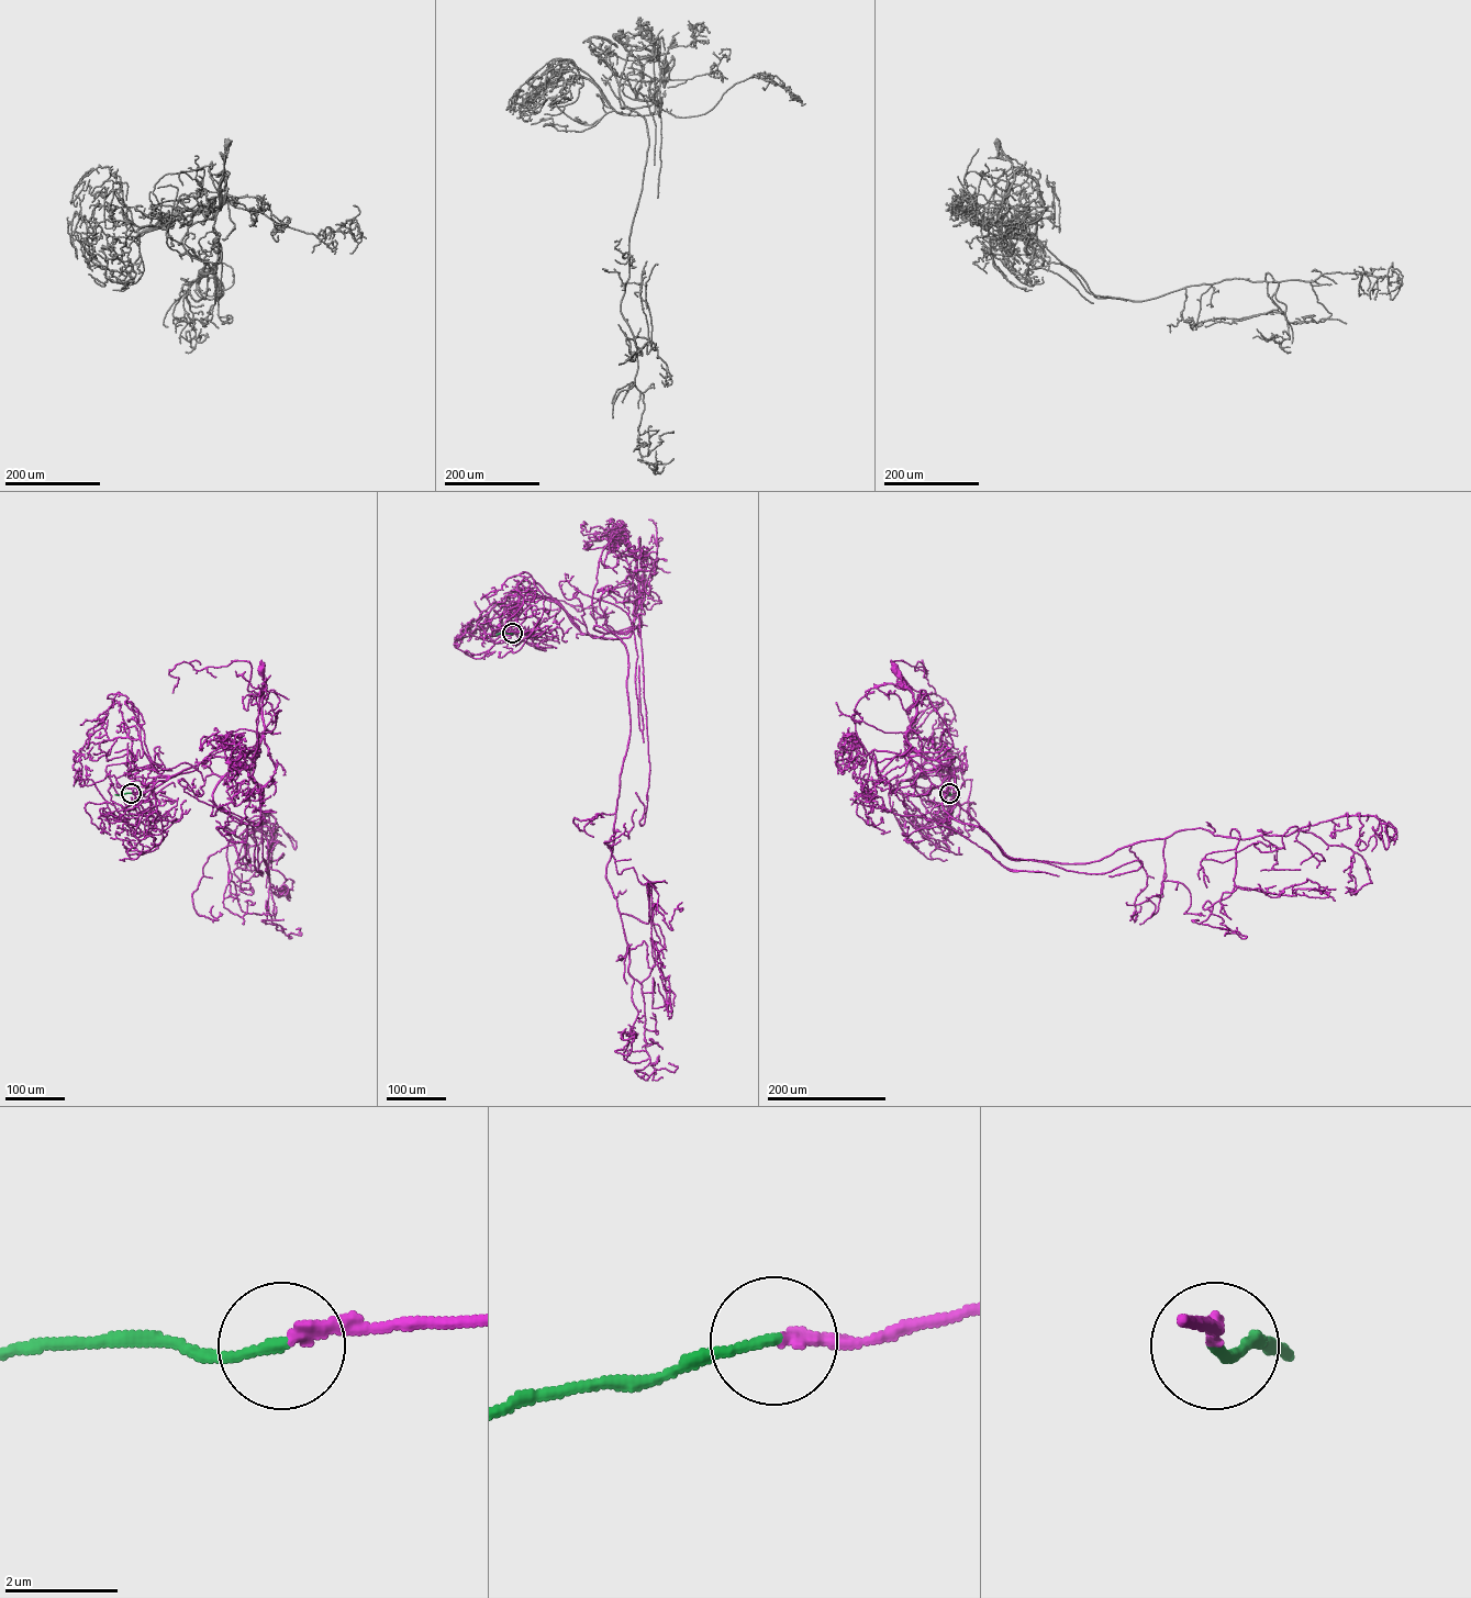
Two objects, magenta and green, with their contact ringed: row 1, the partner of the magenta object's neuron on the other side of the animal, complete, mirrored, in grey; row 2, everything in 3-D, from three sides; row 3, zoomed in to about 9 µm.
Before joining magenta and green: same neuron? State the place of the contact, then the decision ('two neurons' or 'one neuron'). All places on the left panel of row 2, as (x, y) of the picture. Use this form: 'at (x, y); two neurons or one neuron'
at (131, 793); one neuron

